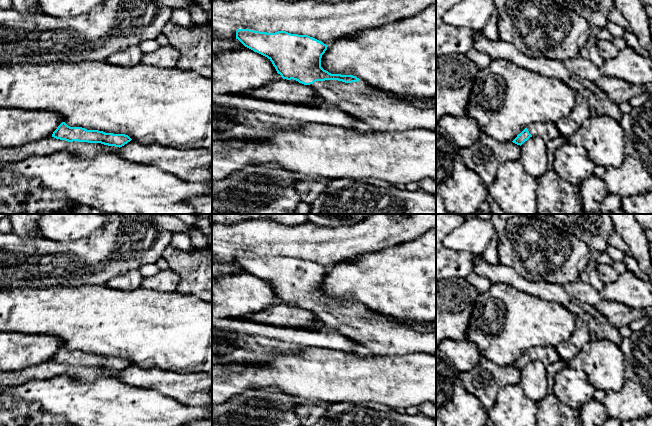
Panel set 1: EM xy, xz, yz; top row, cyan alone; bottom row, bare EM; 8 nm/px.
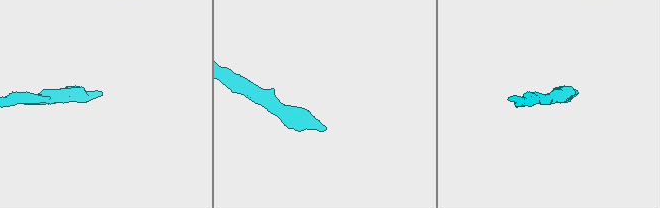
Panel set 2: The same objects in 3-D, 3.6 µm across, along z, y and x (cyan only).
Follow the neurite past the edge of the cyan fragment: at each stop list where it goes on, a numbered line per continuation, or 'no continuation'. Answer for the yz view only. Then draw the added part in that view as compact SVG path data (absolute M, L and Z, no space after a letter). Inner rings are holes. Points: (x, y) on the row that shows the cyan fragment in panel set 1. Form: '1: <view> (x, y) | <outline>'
1: yz (547, 130) | M537 122L527 129L532 136L540 136L544 140L552 140L560 136L556 123L552 122Z

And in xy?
no continuation

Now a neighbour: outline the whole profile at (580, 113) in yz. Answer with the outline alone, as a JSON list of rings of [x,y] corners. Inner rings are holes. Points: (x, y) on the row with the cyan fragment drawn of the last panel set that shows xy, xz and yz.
[[[576,93],[575,104],[570,116],[556,123],[560,136],[570,138],[588,118],[590,118],[590,107],[583,97]]]

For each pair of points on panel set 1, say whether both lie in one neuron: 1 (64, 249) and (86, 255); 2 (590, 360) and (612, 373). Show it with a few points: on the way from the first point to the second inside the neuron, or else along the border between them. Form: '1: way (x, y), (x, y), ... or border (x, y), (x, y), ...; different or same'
1: way (69, 254), (81, 255); same
2: way (595, 360), (599, 360), (607, 368); same

